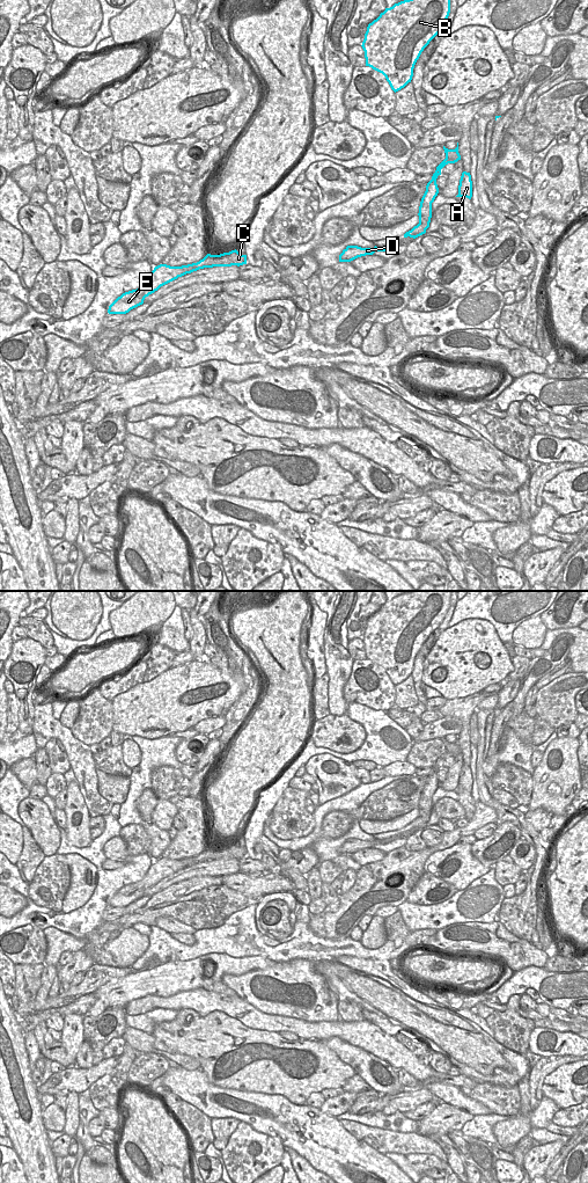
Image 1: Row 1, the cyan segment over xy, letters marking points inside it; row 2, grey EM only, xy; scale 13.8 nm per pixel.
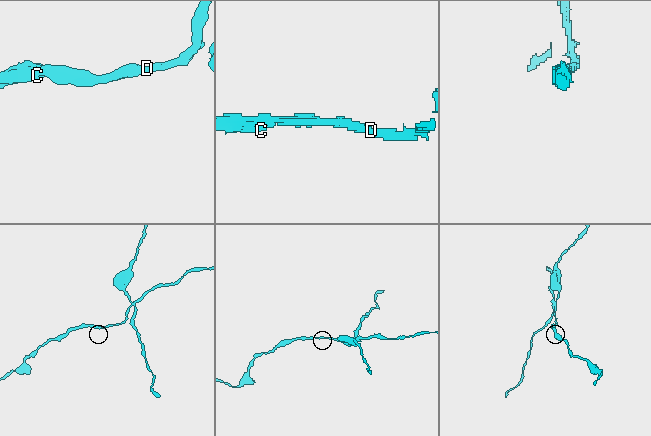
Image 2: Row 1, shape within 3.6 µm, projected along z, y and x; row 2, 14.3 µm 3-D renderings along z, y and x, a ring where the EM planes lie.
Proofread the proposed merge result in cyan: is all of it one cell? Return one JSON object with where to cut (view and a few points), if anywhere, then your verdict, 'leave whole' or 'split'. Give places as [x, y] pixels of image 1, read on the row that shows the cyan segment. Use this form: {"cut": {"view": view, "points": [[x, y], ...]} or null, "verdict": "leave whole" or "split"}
{"cut": {"view": "xy", "points": [[446, 153], [454, 162]]}, "verdict": "split"}

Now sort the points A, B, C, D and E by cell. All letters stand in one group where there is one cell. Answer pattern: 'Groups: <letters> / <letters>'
Groups: A B / C D E.

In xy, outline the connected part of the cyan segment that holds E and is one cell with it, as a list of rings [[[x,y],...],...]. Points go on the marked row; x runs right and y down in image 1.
[[[236,249],[220,255],[207,254],[199,262],[182,266],[160,264],[154,268],[154,270],[150,272],[147,280],[140,289],[125,292],[120,297],[118,297],[109,306],[108,313],[126,314],[131,309],[142,305],[145,298],[157,291],[161,286],[199,269],[231,265],[240,266],[243,264],[247,264],[247,255],[240,254]]]

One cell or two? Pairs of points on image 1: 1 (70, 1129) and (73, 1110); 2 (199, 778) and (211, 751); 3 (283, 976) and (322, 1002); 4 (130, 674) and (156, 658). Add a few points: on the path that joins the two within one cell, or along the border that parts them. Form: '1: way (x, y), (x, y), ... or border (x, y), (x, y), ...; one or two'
1: way (71, 1124), (72, 1115); one
2: way (203, 771), (210, 758); one
3: way (294, 980), (309, 980), (316, 991); one
4: way (137, 673), (149, 665); one

